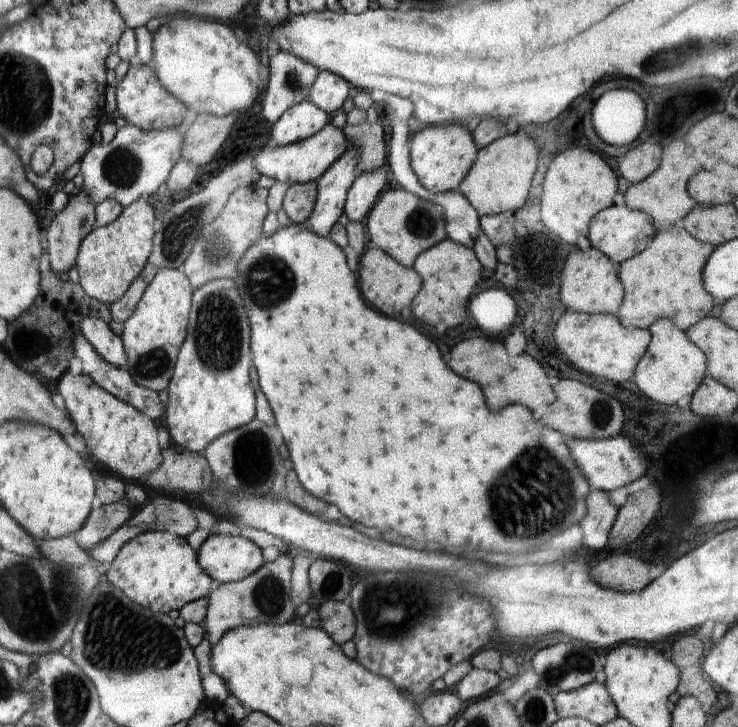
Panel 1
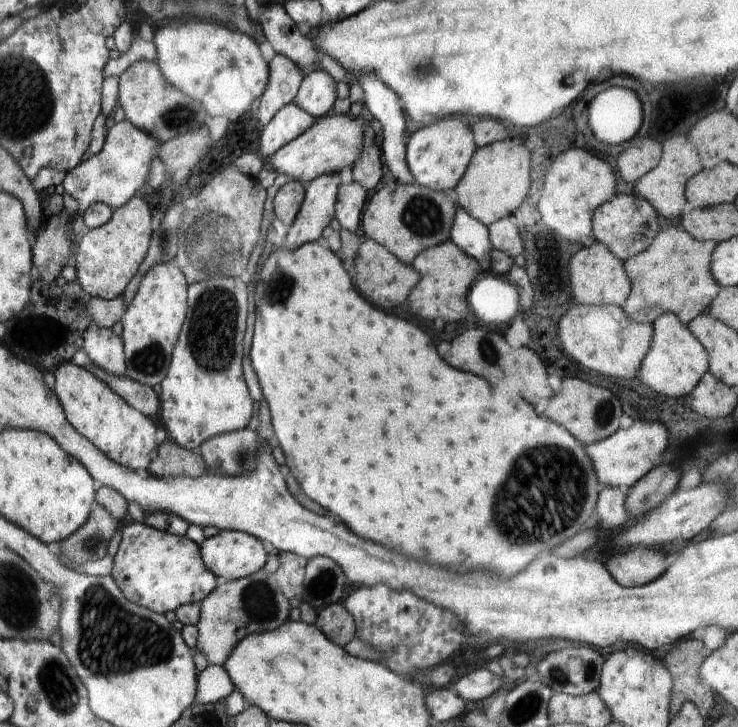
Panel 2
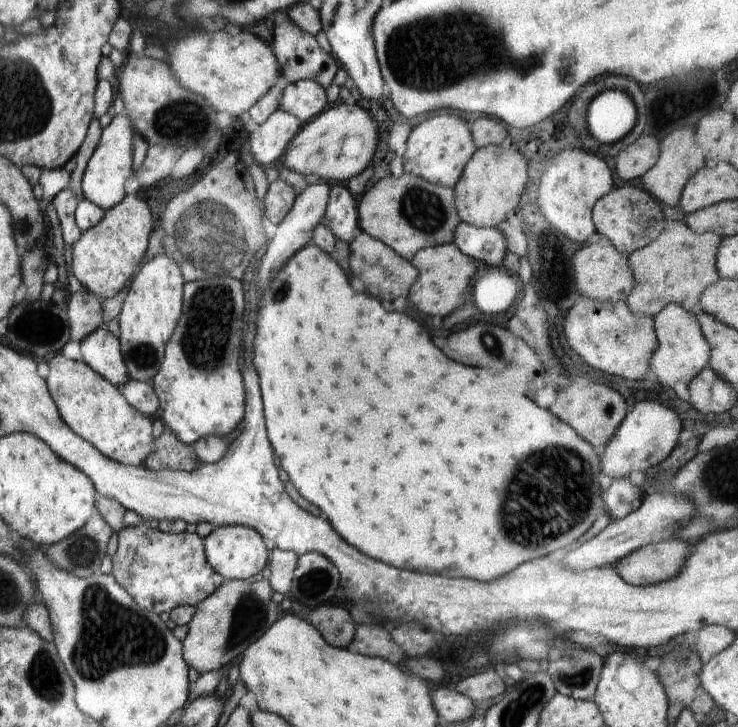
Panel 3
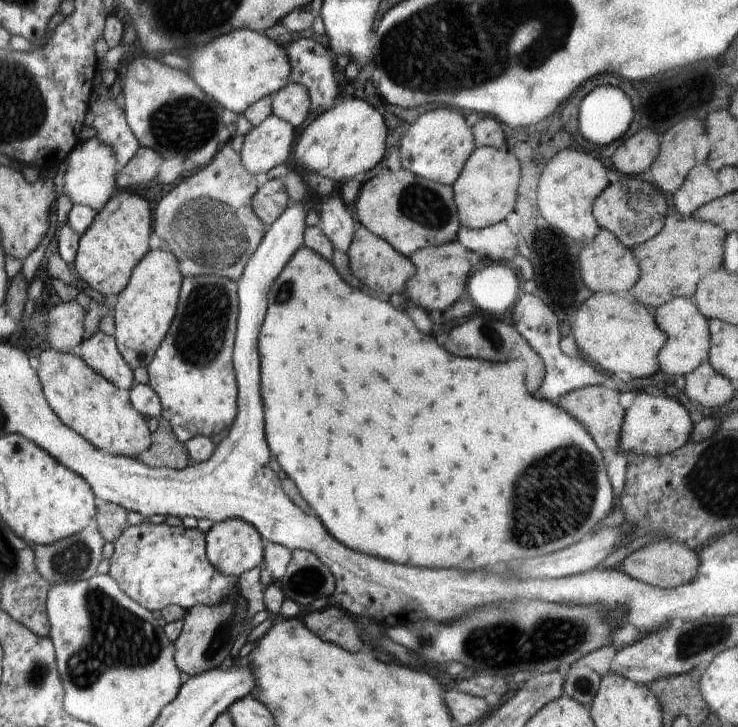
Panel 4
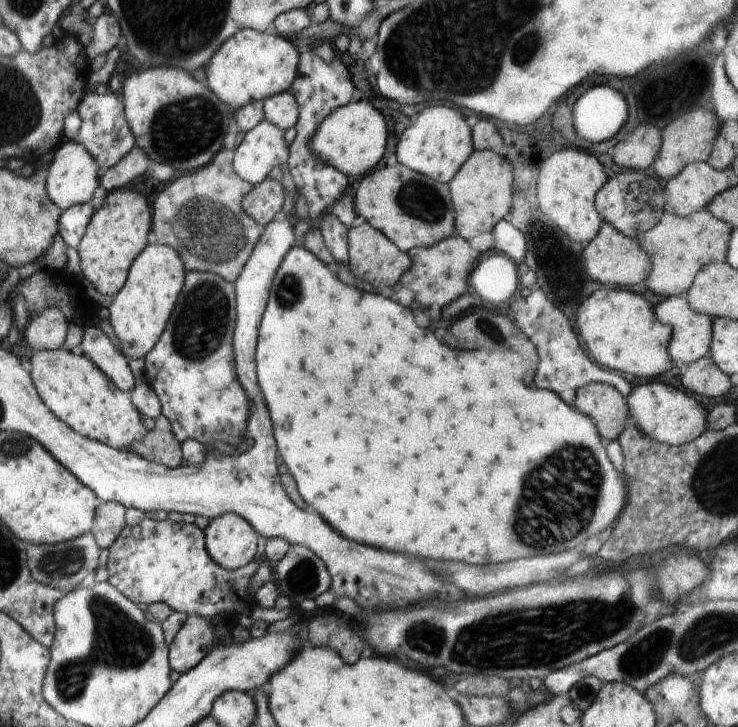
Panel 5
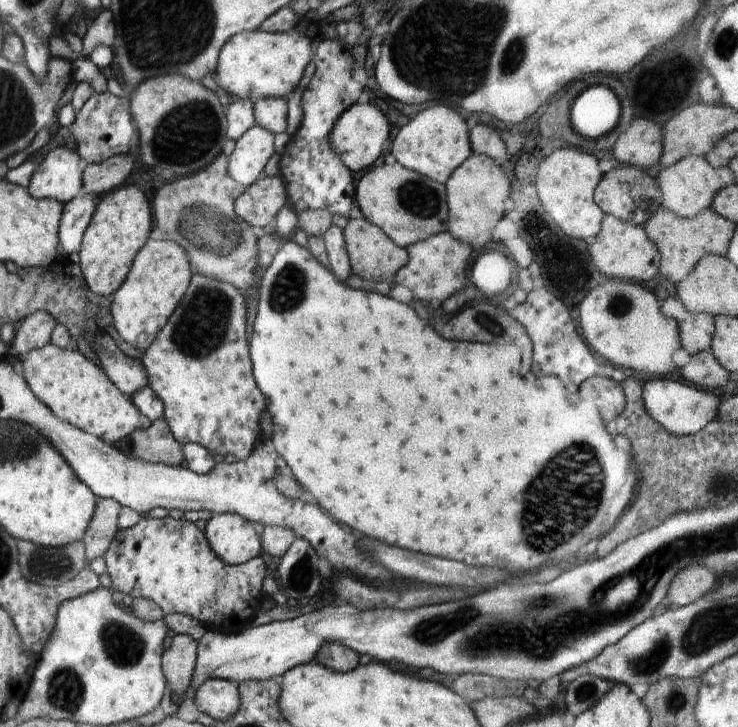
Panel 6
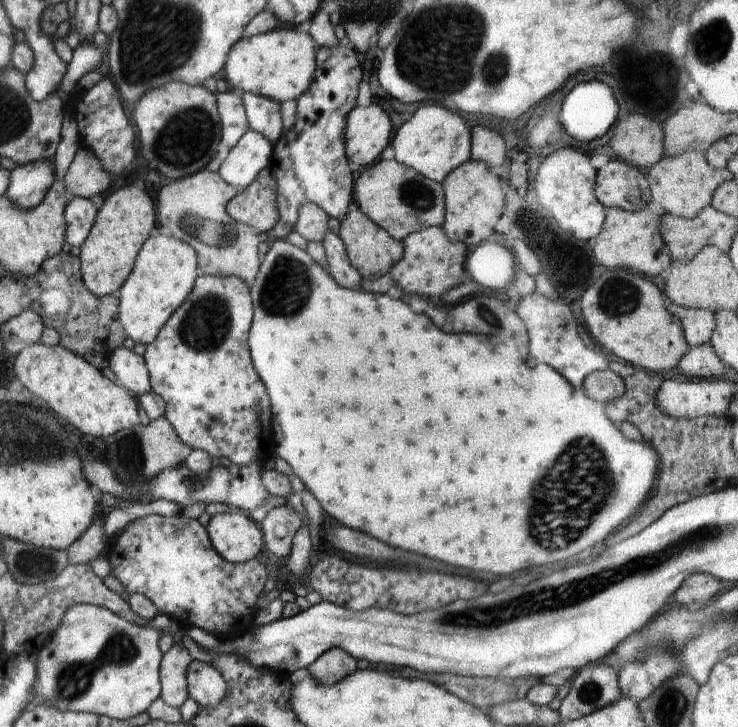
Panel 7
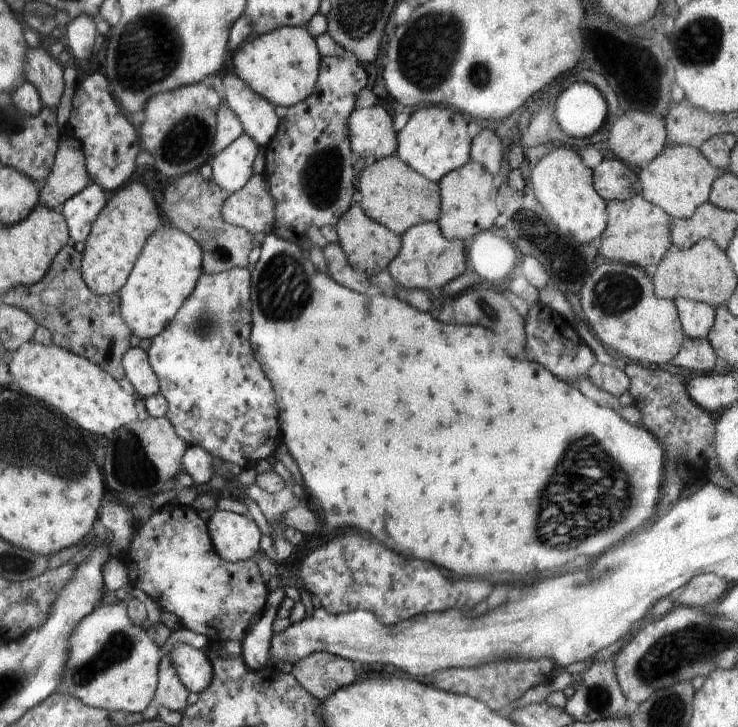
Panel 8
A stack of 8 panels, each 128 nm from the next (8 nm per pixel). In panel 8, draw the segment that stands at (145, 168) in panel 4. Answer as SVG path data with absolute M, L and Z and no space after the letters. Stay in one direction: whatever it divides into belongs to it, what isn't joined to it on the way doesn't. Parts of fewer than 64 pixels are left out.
M70 134L59 146L51 175L41 184L39 201L43 206L59 210L76 194L85 190L93 180L89 178L81 143Z

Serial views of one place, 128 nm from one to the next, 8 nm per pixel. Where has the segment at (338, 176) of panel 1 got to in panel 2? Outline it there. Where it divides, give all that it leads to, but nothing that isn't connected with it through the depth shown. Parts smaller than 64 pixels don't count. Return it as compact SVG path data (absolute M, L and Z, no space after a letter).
M338 173L322 175L310 181L305 199L282 247L294 250L303 244L322 240L323 228L335 217L339 182Z

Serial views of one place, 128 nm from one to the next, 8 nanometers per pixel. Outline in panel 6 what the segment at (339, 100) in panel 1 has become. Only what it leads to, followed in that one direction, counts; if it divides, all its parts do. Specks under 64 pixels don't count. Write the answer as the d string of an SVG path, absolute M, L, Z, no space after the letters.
M264 98L253 102L253 112L257 125L274 133L287 129L287 99Z

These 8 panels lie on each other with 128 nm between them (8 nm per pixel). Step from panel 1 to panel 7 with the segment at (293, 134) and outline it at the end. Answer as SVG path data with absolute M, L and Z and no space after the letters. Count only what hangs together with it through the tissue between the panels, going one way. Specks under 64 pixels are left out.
M247 131L230 150L218 170L220 178L239 190L254 182L256 174L268 166L273 144L255 131Z

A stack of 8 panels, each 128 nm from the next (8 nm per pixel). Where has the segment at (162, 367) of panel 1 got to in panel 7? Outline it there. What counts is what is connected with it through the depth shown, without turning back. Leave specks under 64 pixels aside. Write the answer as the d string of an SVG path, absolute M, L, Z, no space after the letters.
M163 231L148 238L136 258L134 268L116 295L119 300L119 320L127 338L148 345L160 333L172 314L192 292L199 274L196 250Z

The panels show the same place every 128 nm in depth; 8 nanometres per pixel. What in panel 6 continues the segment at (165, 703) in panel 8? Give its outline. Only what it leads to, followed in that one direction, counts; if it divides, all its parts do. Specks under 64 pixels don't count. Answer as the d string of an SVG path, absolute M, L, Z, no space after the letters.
M171 635L166 650L161 659L162 674L166 678L166 683L171 686L172 694L182 696L188 686L192 686L192 676L194 676L197 664L197 648L196 640L186 635Z

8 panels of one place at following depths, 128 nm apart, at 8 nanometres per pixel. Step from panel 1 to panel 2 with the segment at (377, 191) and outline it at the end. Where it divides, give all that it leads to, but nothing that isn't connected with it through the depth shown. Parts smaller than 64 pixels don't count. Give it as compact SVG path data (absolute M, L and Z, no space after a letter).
M356 181L340 185L335 204L335 217L342 229L355 233L361 224L368 191Z

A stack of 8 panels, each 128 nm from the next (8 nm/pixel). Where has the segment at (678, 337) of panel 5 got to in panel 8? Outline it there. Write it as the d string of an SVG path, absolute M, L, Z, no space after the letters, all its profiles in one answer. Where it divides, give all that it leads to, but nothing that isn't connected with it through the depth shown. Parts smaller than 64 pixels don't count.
M674 298L678 318L685 336L690 339L705 339L714 326L715 308L707 303L686 298Z

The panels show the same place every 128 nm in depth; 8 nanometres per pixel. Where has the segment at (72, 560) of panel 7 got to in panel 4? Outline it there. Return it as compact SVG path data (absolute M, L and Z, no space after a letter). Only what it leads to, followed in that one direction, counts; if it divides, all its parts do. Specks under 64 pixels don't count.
M97 500L96 505L97 514L94 520L100 536L104 538L105 542L116 541L116 538L129 526L127 522L127 514L129 512L115 503Z

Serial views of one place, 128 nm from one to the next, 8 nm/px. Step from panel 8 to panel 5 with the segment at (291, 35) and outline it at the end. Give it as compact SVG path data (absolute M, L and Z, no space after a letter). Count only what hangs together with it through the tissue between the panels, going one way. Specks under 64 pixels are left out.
M242 29L224 41L208 60L205 82L223 103L236 111L251 101L263 101L290 90L297 73L299 54L290 39L274 35L272 31Z

